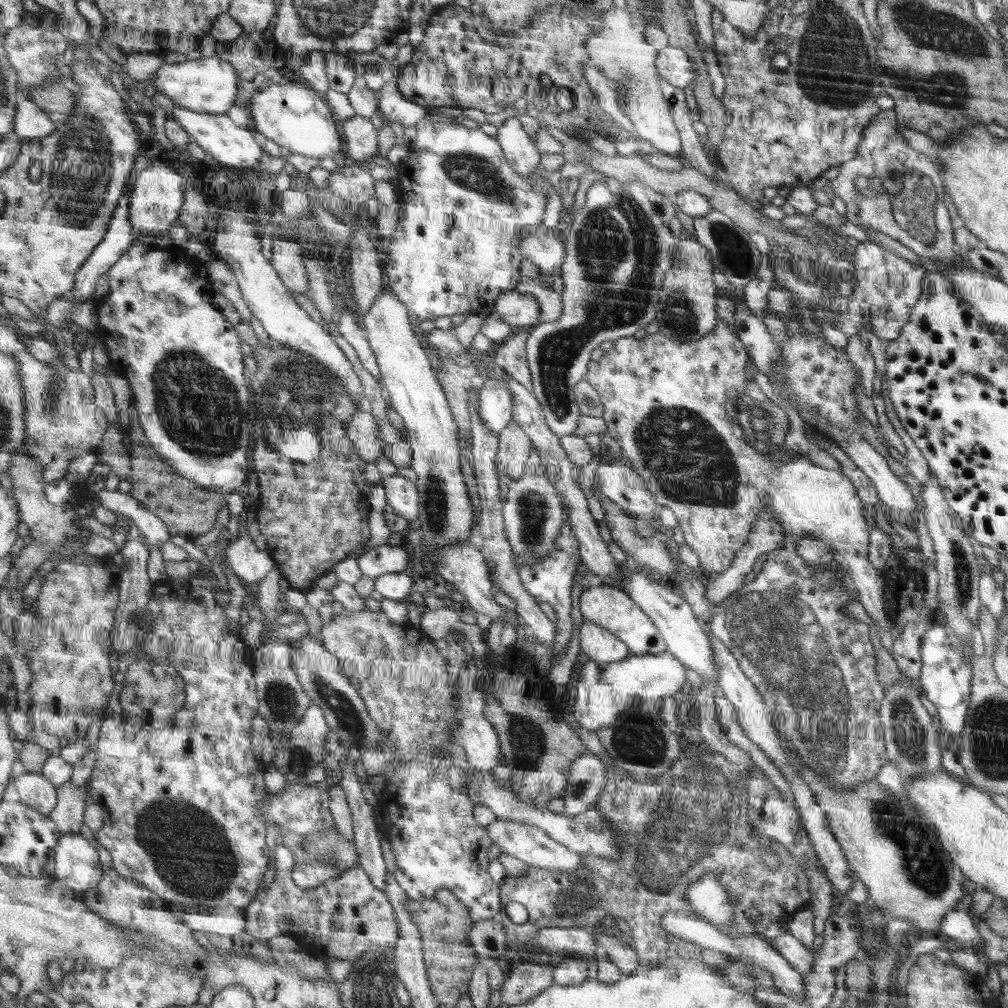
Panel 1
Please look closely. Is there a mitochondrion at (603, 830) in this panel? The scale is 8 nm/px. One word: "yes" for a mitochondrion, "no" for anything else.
yes

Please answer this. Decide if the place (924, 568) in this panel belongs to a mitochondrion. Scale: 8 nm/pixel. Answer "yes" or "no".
no

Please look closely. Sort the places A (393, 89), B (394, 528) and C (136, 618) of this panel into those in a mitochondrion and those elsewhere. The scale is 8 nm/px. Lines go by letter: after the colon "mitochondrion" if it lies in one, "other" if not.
A: other
B: other
C: mitochondrion

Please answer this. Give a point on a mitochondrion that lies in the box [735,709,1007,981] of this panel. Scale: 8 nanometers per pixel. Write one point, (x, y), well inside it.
(924, 866)

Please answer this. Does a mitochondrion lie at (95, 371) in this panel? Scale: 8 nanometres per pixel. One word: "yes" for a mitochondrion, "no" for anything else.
no

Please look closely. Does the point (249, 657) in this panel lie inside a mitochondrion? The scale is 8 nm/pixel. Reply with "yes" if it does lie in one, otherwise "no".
no

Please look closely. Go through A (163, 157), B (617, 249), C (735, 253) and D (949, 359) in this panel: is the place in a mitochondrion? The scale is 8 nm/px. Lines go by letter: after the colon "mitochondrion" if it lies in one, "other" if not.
A: other
B: mitochondrion
C: mitochondrion
D: other

